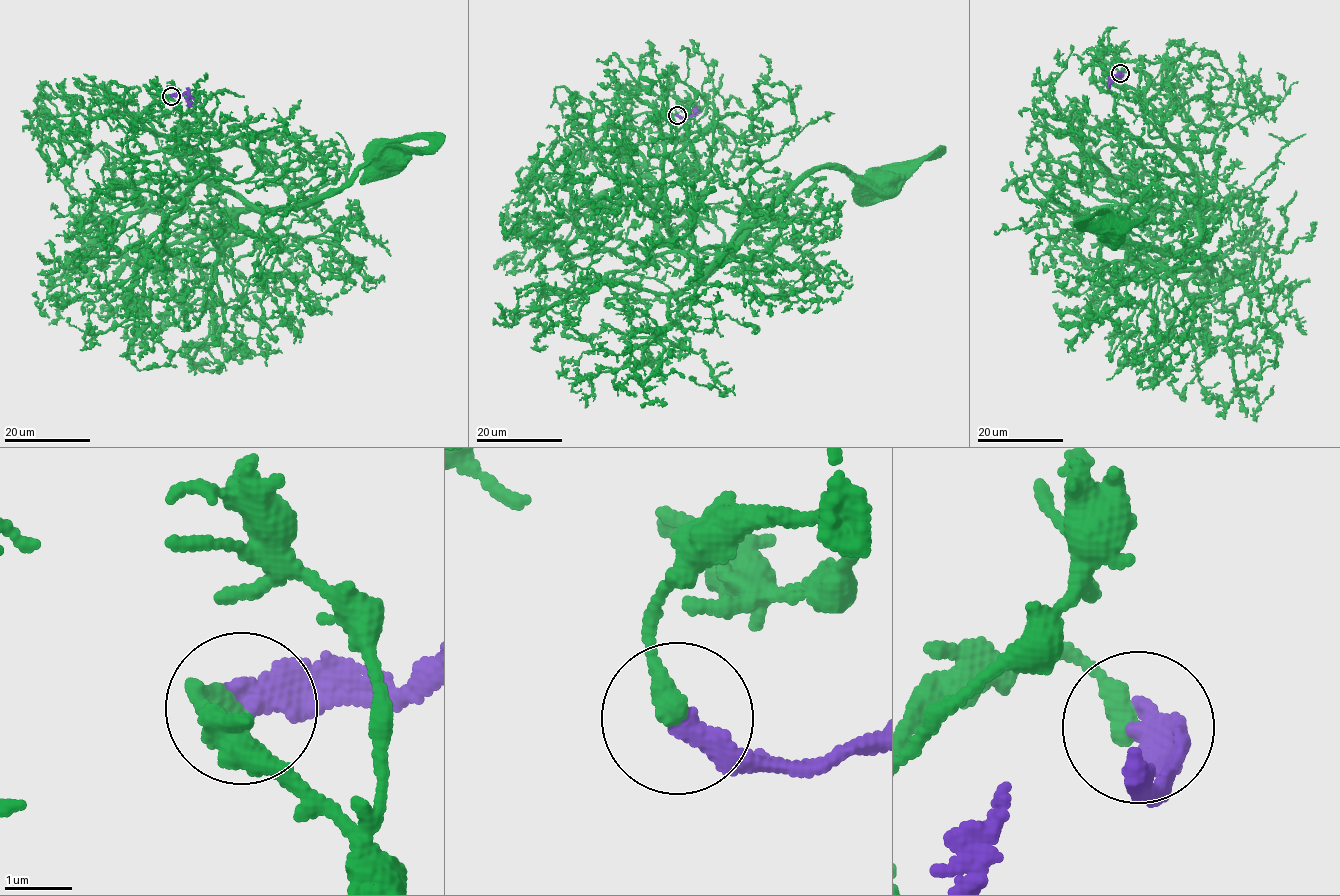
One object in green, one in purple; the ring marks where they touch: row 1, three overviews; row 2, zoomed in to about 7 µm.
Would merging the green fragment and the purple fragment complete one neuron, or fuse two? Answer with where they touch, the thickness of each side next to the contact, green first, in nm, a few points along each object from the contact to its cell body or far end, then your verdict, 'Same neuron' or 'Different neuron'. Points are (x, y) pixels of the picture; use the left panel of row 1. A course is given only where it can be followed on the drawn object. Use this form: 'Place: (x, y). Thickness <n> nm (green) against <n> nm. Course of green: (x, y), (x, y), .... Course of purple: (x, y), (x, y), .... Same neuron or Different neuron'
Place: (171, 96). Thickness 360 nm (green) against 400 nm. Course of green: (171, 96), (189, 147), (177, 154), (165, 151), (267, 214), (338, 191), (385, 149), (395, 150), (393, 155). Course of purple: (171, 96), (187, 92), (189, 107). Different neuron

